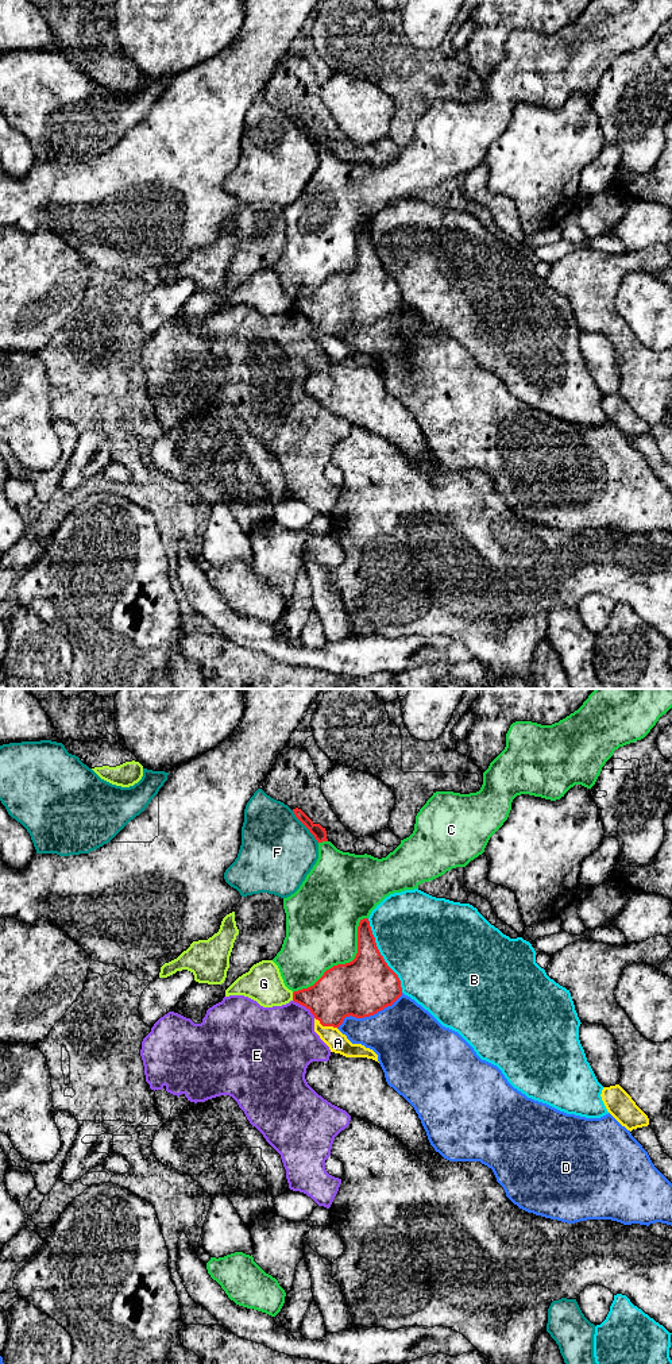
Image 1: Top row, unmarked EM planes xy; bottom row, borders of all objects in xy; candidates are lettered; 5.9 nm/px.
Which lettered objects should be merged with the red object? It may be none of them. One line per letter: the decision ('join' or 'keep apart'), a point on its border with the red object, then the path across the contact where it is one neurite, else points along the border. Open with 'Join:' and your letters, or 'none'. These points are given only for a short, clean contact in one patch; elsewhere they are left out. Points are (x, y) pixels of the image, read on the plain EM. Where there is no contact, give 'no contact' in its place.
Join: none
A: keep apart | xy (325, 334)
B: keep apart | xy (381, 264)
C: keep apart | xy (346, 272)
D: keep apart | xy (369, 324)
E: keep apart | xy (305, 315)
F: keep apart | xy (305, 134)
G: keep apart | xy (293, 305) | along xy (292, 301), (293, 308)

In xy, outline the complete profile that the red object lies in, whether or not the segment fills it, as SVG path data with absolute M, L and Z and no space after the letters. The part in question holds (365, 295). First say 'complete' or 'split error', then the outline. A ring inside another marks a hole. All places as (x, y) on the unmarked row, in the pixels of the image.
complete; M363 227L355 267L333 274L313 294L294 300L293 309L309 317L323 335L339 336L345 325L374 324L401 304L401 289L381 263L368 227Z

